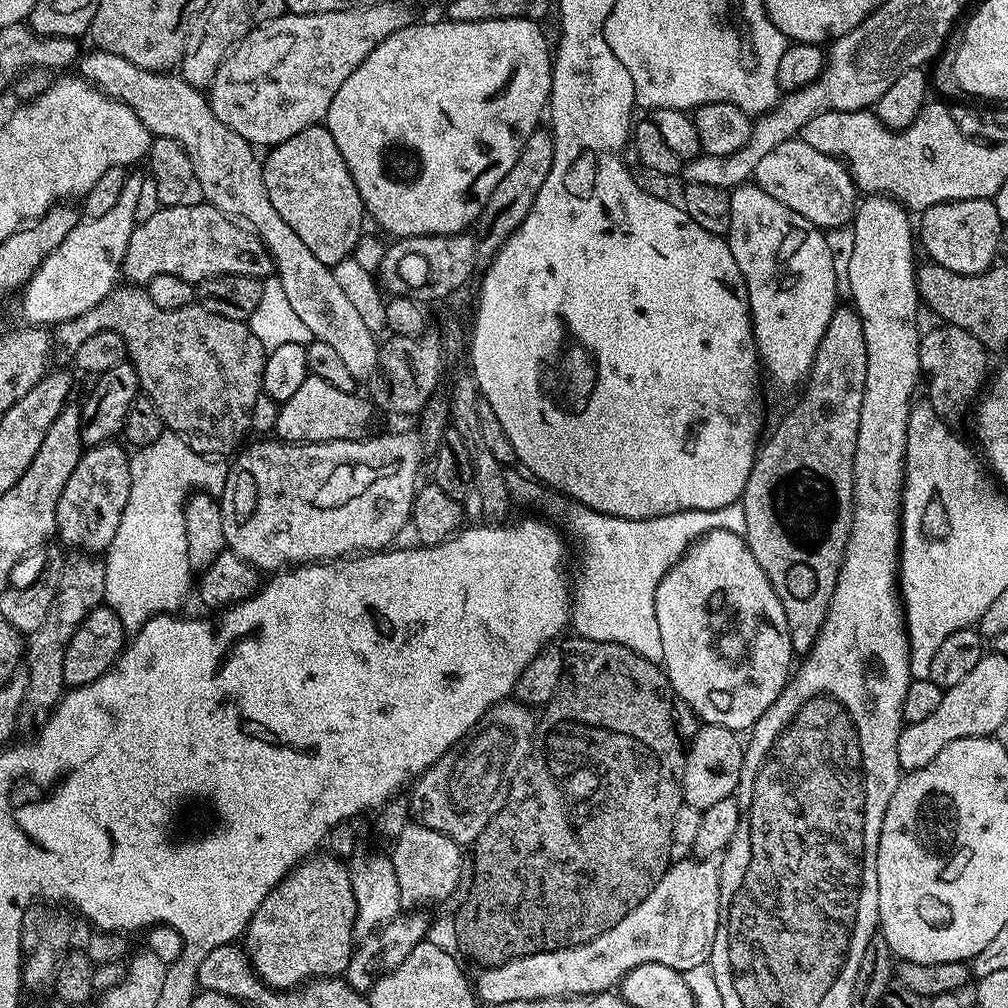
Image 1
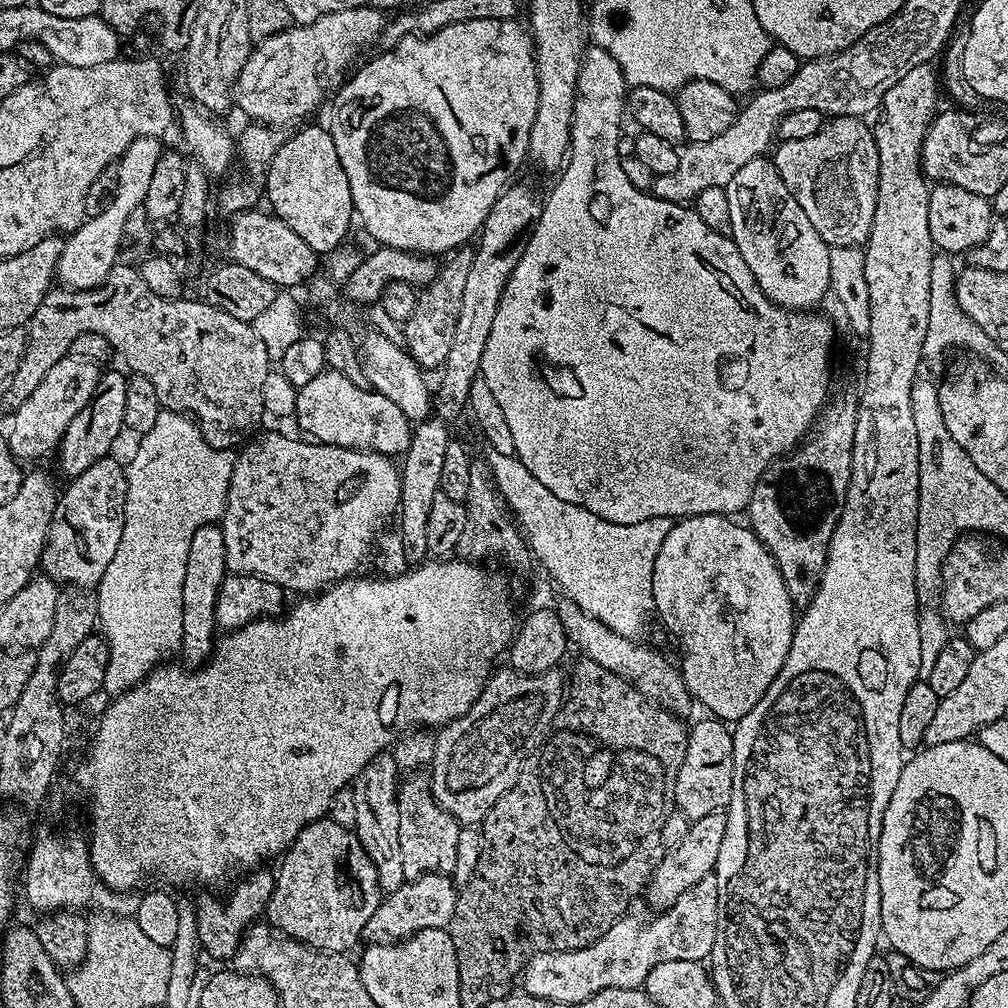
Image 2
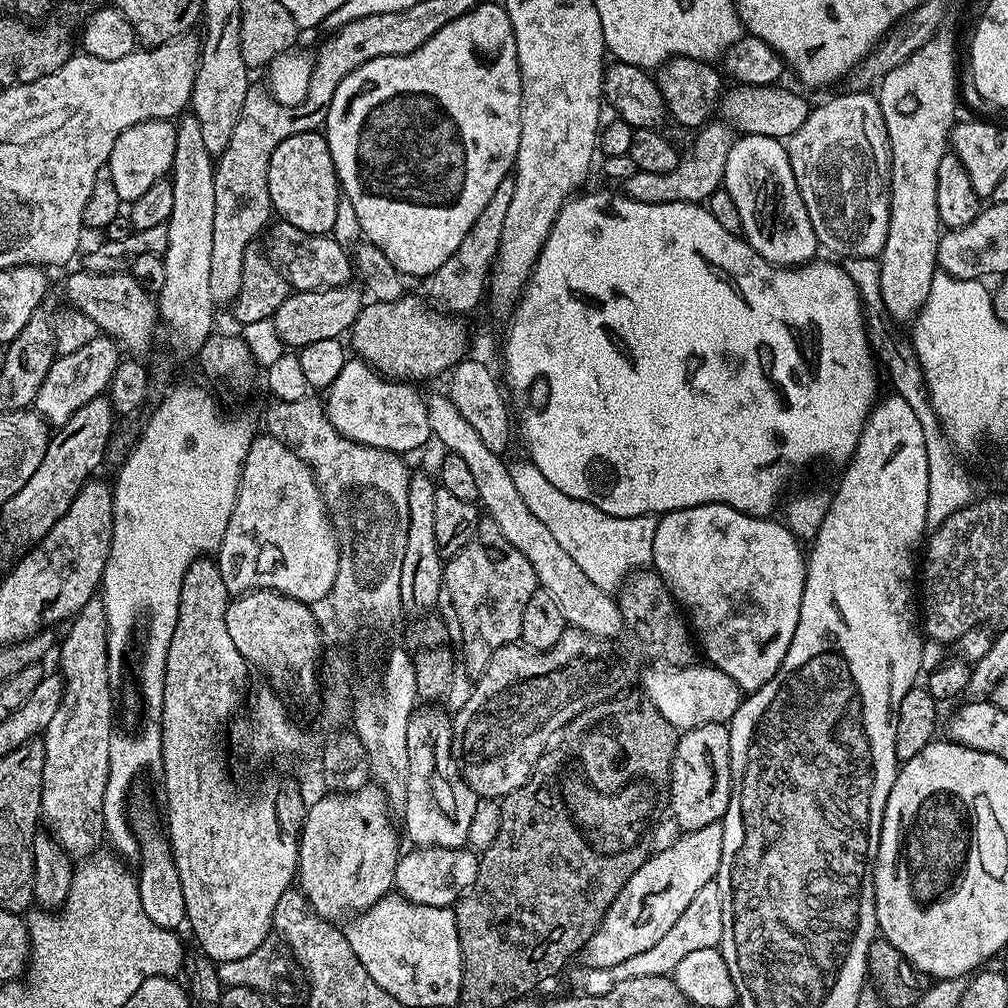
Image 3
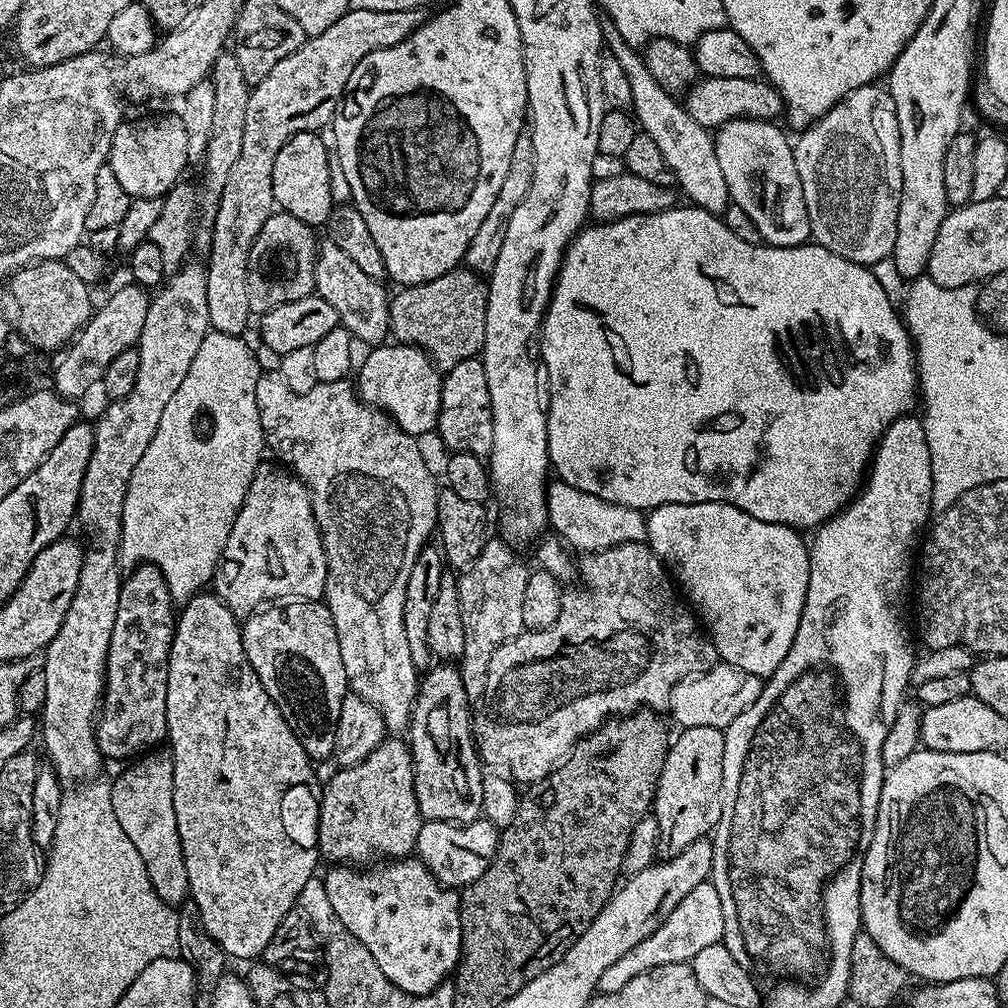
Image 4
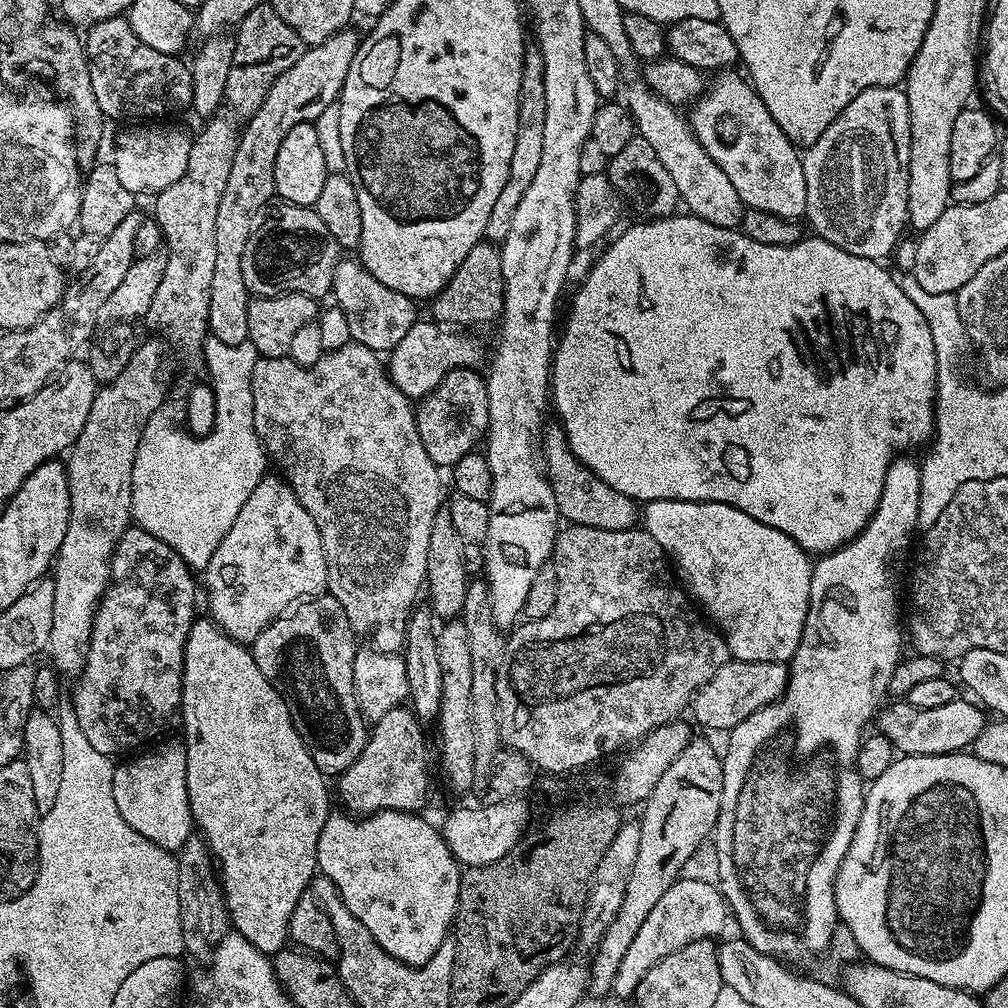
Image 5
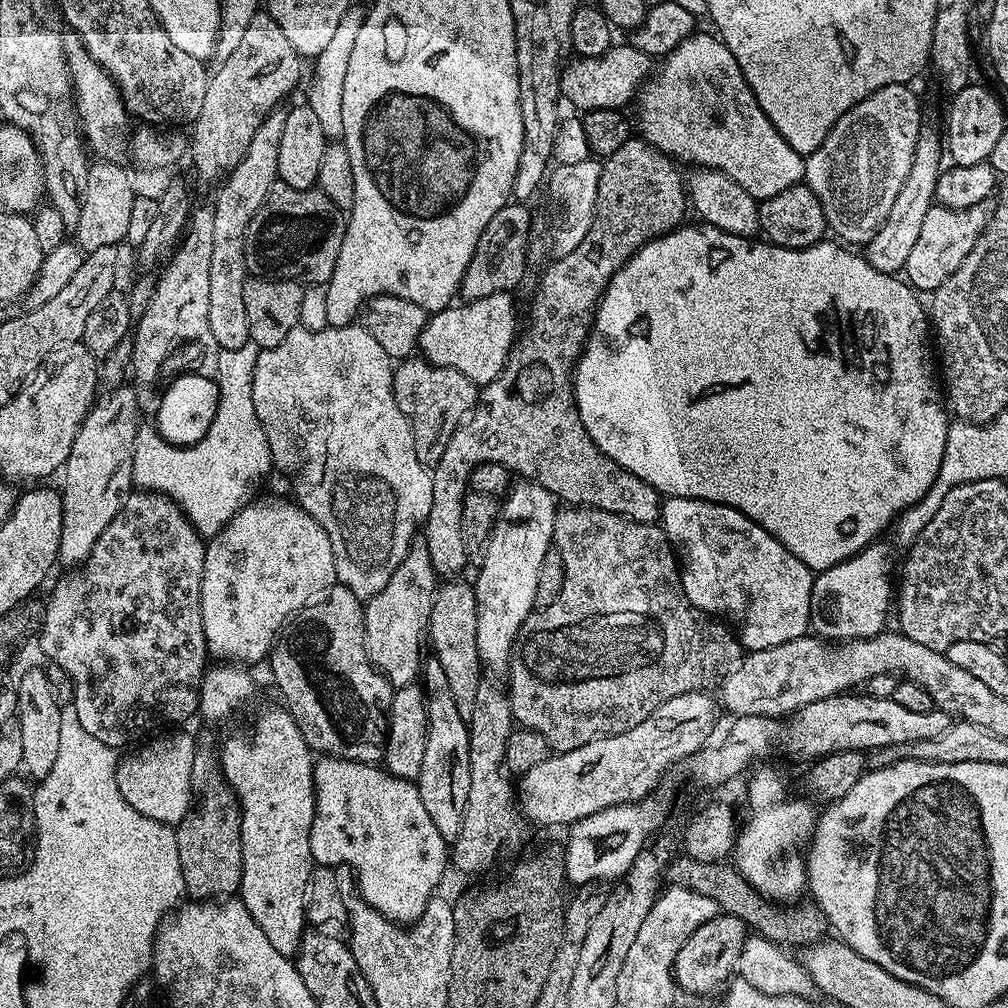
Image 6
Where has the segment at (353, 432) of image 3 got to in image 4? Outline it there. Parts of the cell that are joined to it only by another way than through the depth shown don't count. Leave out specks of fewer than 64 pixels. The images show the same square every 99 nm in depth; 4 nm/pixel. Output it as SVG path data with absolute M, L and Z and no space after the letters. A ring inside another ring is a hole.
M385 342L369 352L372 353L358 364L359 399L372 406L379 405L406 434L423 438L428 428L429 432L435 429L436 422L440 419L441 369L433 364L427 354L412 344Z

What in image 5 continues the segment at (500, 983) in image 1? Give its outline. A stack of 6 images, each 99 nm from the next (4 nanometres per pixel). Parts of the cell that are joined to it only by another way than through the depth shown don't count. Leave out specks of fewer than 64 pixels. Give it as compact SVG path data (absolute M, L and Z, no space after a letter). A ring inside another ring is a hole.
M681 878L658 898L658 906L646 914L646 922L634 934L634 942L626 950L626 958L622 958L622 966L618 966L618 974L614 978L611 995L633 997L638 982L646 978L646 974L666 954L674 954L674 950L682 950L695 940L710 940L719 937L724 923L729 923L730 909L724 903L724 895L720 893L715 883L707 884L704 880L687 880Z

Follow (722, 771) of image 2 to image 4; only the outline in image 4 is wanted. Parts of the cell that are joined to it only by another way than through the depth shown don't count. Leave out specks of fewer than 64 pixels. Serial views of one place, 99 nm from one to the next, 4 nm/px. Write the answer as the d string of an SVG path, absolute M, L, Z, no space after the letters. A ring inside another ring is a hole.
M694 726L685 728L681 736L671 741L662 766L662 774L656 783L654 815L658 822L660 839L669 853L675 854L686 850L694 842L705 839L715 829L722 818L724 805L724 779L722 778L722 758L724 757L724 733L714 726Z

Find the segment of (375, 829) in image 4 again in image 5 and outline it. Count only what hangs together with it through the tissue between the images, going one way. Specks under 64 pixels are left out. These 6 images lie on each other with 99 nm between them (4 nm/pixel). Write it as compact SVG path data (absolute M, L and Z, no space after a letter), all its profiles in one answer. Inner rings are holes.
M399 706L387 711L371 725L362 754L358 754L356 761L338 777L340 800L349 813L361 817L370 816L373 812L421 811L420 807L428 800L428 744L424 741L424 728L425 725L408 706Z

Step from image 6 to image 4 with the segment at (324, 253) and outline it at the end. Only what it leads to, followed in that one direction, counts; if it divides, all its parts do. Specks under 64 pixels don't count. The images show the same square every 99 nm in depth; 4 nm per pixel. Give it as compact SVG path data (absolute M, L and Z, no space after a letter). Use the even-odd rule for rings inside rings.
M273 211L266 218L258 238L250 246L248 293L253 314L269 312L274 306L313 295L316 290L316 254L318 239L313 225L294 218L288 212Z

